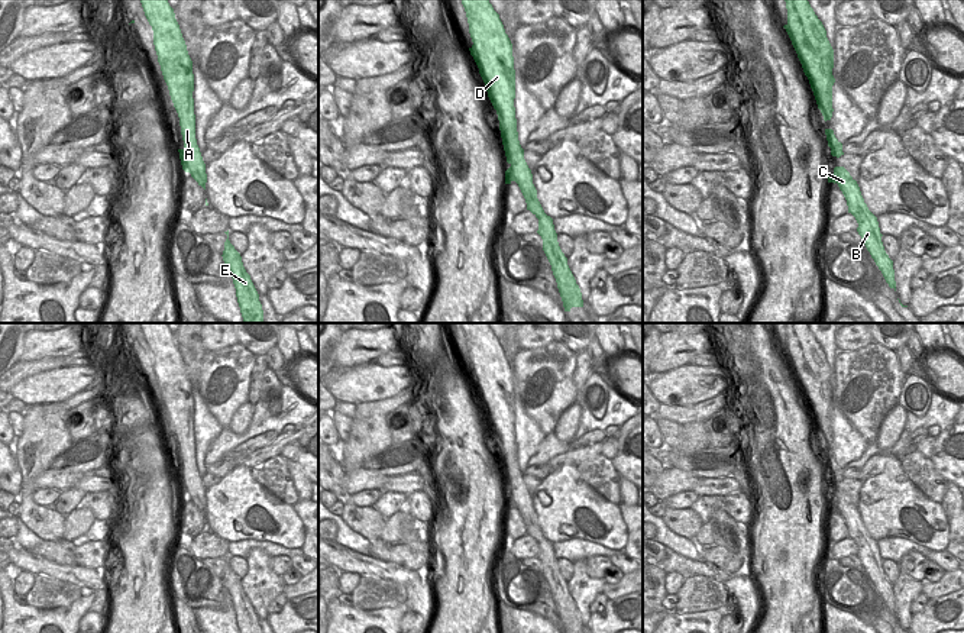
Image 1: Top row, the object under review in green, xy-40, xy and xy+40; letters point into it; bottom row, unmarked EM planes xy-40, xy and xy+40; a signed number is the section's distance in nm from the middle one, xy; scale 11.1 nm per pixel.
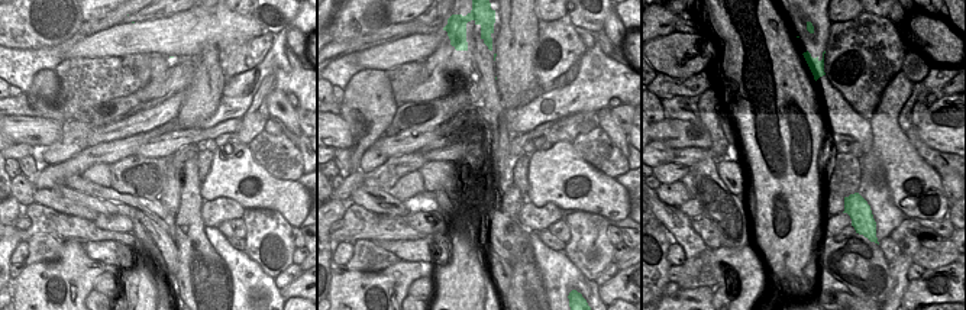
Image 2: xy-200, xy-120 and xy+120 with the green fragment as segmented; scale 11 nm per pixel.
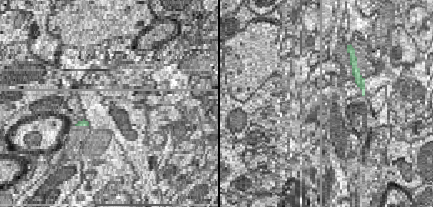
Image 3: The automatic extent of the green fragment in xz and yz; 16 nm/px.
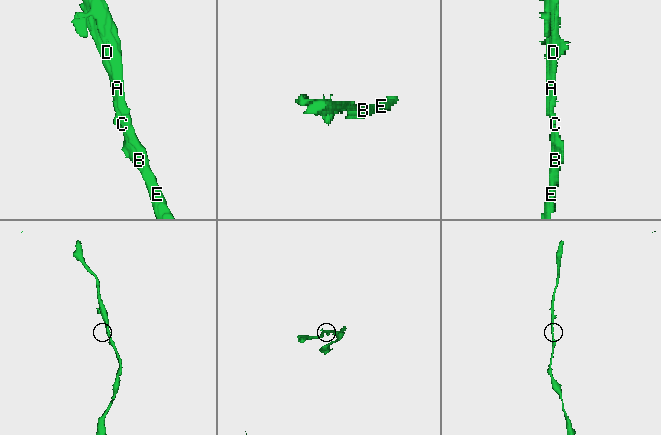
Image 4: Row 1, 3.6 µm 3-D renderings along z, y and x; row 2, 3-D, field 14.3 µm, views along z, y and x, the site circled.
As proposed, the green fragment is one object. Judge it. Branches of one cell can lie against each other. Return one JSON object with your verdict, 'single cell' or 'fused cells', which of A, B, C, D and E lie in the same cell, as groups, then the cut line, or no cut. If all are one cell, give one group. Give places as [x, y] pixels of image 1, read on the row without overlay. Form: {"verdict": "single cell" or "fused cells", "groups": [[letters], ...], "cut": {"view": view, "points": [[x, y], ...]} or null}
{"verdict": "single cell", "groups": [["A", "B", "C", "D", "E"]], "cut": null}

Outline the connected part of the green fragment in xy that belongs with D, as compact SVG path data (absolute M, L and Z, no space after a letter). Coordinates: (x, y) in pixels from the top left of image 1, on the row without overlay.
M462 323L462 329L473 366L469 375L479 393L488 422L496 435L507 487L511 490L505 495L505 508L512 506L518 508L527 535L538 543L537 558L543 563L543 575L551 590L563 632L583 632L580 613L567 590L567 582L559 571L553 543L544 537L537 523L533 498L518 465L512 368L489 323Z

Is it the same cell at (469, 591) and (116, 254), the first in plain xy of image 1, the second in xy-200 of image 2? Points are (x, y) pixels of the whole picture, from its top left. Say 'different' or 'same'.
different

